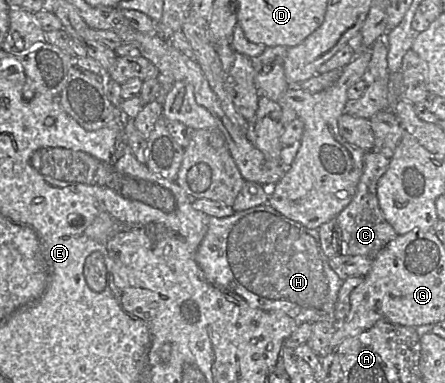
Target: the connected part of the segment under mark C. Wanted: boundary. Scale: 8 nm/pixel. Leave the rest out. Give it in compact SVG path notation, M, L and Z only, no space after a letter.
M374 150L364 153L363 172L352 201L335 217L344 253L375 259L380 251L398 235L385 219L377 198L377 185L386 172L390 159Z

